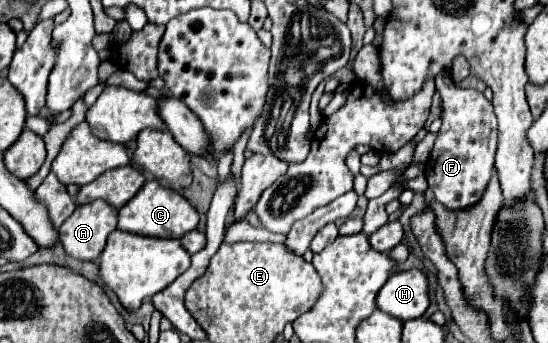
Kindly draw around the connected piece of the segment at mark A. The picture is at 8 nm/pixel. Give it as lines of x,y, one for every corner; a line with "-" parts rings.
103,200
77,206
61,224
59,238
67,256
77,260
97,260
107,236
117,228
117,212

